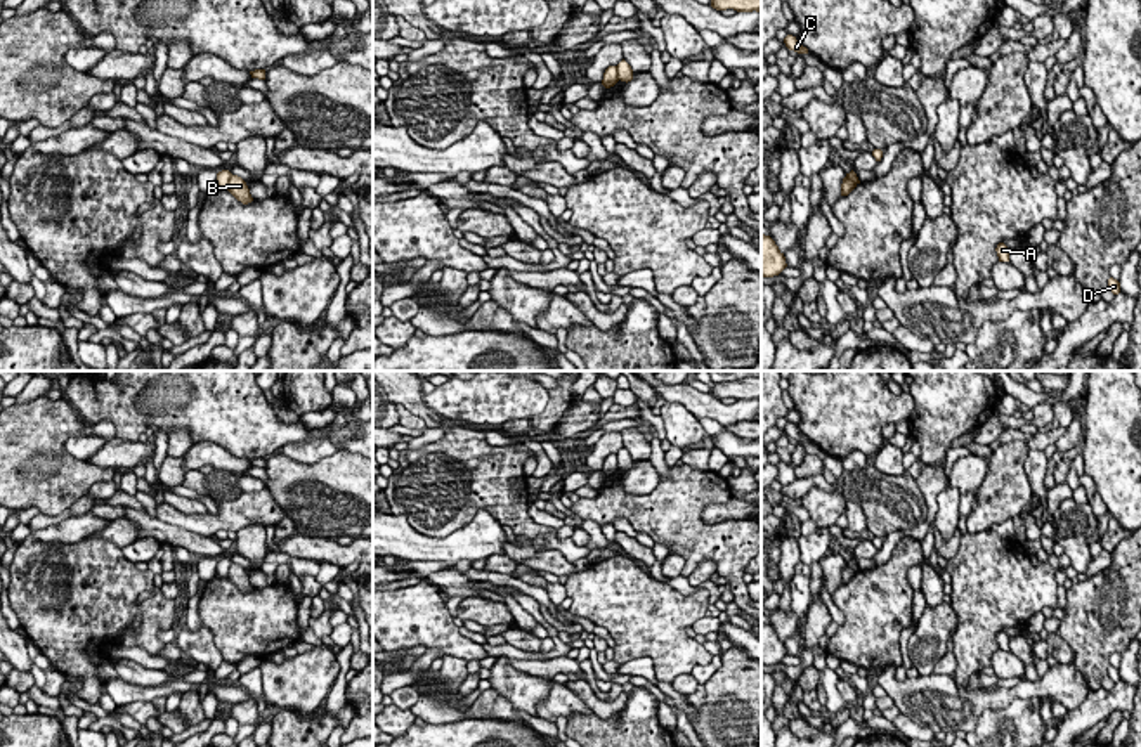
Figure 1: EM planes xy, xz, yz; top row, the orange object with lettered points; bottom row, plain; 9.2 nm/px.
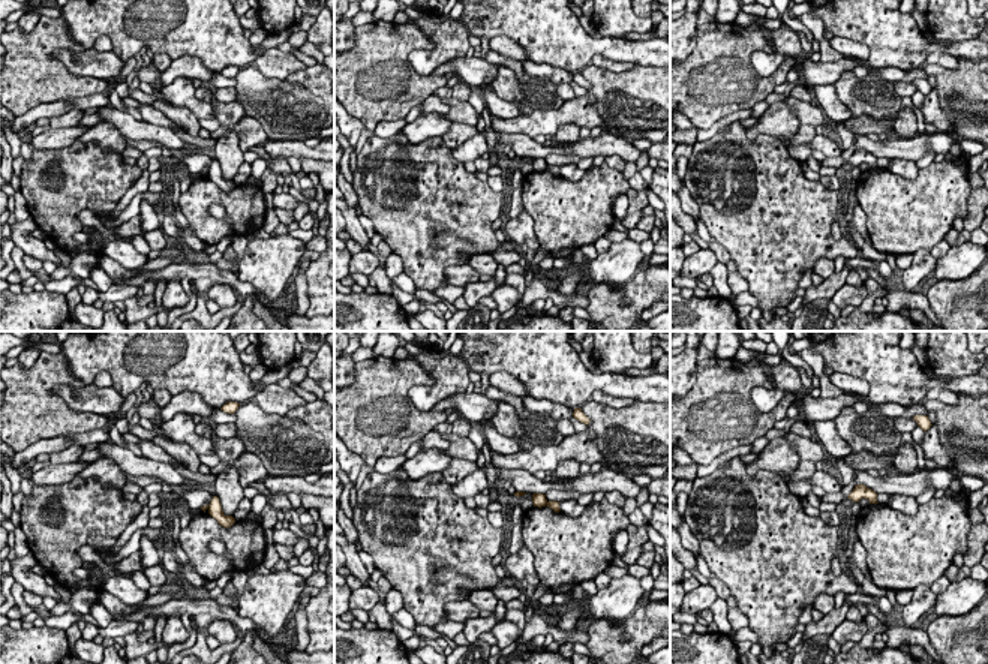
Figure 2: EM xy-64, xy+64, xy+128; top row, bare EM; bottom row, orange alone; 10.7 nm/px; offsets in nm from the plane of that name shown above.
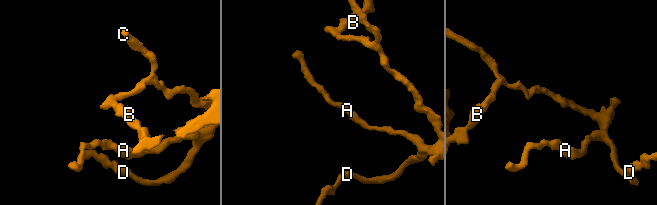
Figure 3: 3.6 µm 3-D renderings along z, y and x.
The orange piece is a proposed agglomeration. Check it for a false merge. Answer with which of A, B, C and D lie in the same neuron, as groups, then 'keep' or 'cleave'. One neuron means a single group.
groups A C D / B; cleave

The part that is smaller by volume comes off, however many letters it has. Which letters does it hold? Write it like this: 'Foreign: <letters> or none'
Foreign: A, C, D

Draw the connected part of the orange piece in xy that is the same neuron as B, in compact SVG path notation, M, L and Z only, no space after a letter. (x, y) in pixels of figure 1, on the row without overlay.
M231 563L227 579L229 579L238 589L241 589L243 593L248 593L248 591L253 589L246 570L244 570L241 565L238 565L238 563Z

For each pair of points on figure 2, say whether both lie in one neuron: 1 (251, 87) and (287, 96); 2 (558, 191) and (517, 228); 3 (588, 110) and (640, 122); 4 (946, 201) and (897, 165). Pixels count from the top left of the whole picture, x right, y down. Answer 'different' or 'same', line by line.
1: same
2: different
3: different
4: different

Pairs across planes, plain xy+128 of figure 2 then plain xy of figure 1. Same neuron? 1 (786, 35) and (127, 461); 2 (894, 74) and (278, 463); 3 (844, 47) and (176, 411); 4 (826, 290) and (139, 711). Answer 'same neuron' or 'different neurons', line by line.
1: different neurons
2: different neurons
3: different neurons
4: same neuron

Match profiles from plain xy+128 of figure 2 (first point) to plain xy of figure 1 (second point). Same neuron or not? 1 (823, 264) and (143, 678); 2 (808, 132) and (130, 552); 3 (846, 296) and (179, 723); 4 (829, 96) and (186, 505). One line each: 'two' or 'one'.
1: one
2: two
3: one
4: one

